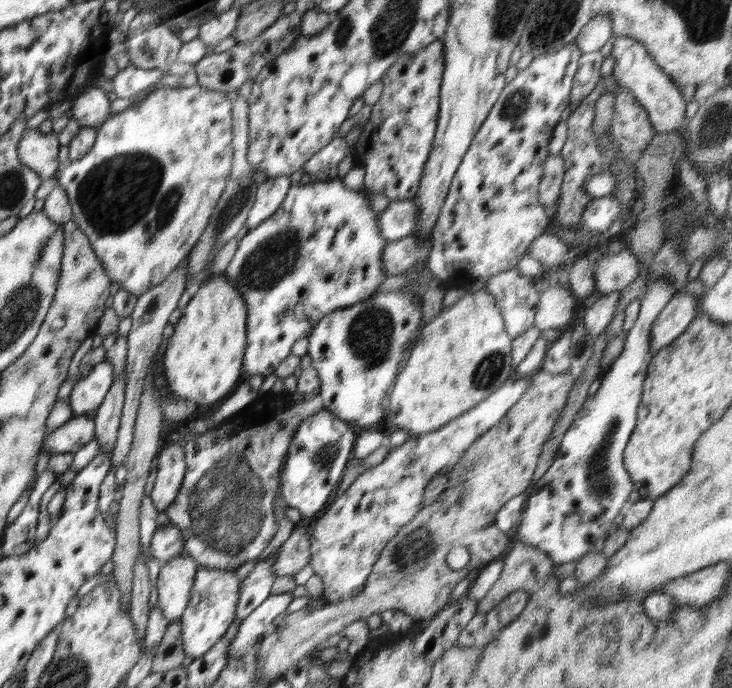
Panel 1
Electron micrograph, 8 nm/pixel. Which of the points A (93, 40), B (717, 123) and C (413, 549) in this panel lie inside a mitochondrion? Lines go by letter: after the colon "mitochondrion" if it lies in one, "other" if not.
A: mitochondrion
B: mitochondrion
C: mitochondrion

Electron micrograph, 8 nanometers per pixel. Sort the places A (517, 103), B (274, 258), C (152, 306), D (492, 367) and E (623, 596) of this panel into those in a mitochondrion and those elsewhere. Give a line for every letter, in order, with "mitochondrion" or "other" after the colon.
A: mitochondrion
B: mitochondrion
C: other
D: mitochondrion
E: other

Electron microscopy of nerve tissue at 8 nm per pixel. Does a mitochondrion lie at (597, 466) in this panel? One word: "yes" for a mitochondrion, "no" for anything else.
yes

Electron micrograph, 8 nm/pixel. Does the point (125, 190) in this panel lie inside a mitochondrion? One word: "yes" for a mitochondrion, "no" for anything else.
yes

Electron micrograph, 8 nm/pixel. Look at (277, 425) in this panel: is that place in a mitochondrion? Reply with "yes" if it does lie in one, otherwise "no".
no

